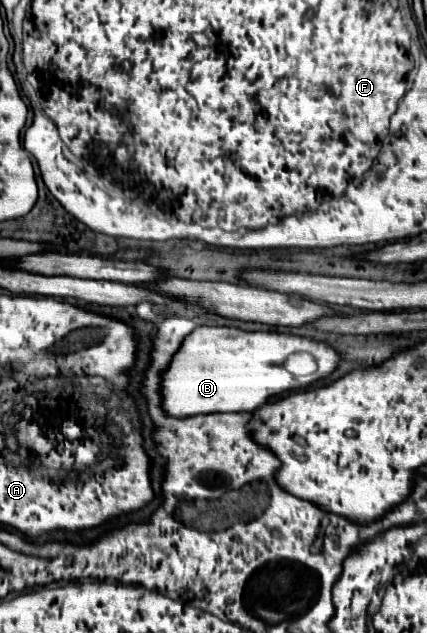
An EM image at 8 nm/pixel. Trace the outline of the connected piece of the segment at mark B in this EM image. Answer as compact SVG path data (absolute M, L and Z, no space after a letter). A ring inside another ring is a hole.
M199 326L195 334L189 334L187 342L179 348L179 354L175 354L175 360L167 368L167 374L163 374L163 406L167 414L171 416L193 416L193 414L211 414L211 412L255 412L263 404L267 404L269 398L281 396L285 392L303 390L309 388L313 382L319 382L333 374L341 362L341 356L335 348L331 348L327 342L311 340L305 336L293 336L293 334L279 334L279 332L245 332L239 328L227 328L227 326ZM293 352L309 352L317 358L317 372L311 376L295 378L291 374L285 374L285 368L281 362L293 354Z

